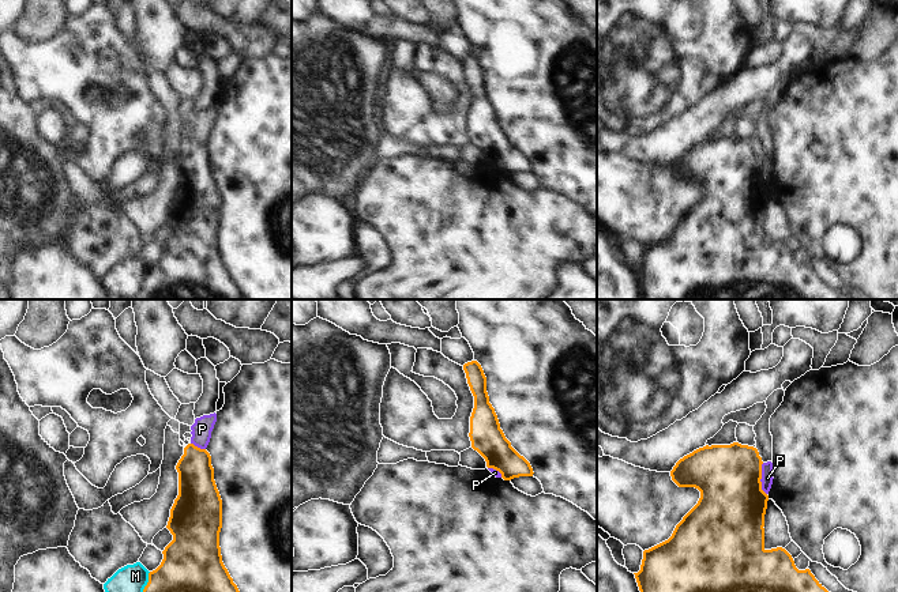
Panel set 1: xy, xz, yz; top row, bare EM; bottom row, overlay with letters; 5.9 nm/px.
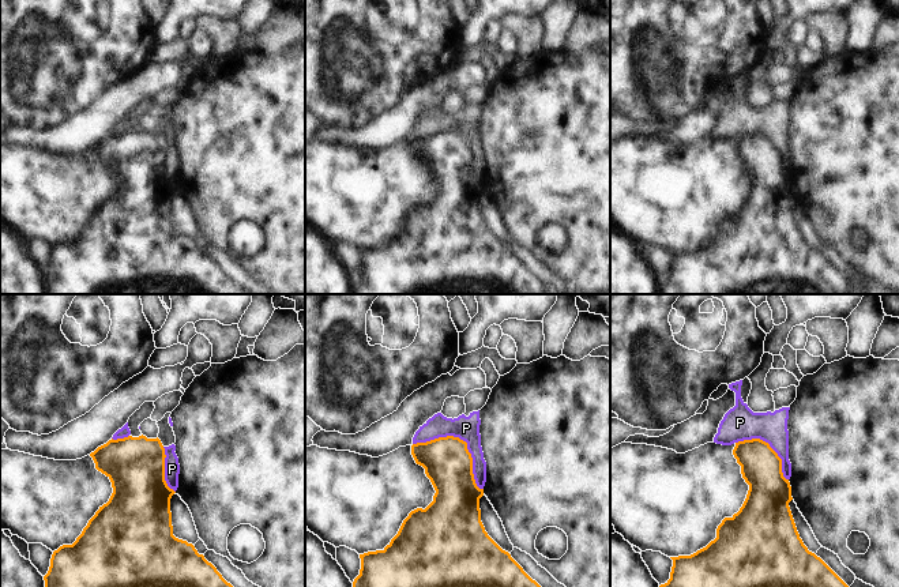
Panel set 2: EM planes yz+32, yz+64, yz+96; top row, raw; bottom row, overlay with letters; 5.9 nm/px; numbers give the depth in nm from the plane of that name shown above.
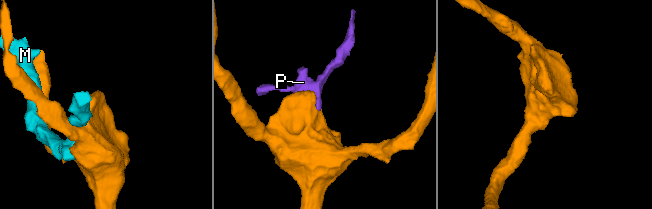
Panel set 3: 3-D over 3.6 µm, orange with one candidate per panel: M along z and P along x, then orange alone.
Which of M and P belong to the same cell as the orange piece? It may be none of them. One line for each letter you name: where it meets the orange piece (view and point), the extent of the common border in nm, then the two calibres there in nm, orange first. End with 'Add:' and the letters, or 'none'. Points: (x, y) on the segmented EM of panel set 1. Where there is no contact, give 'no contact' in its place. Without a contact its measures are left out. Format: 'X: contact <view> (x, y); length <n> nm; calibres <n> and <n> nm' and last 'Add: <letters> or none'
Add: none

